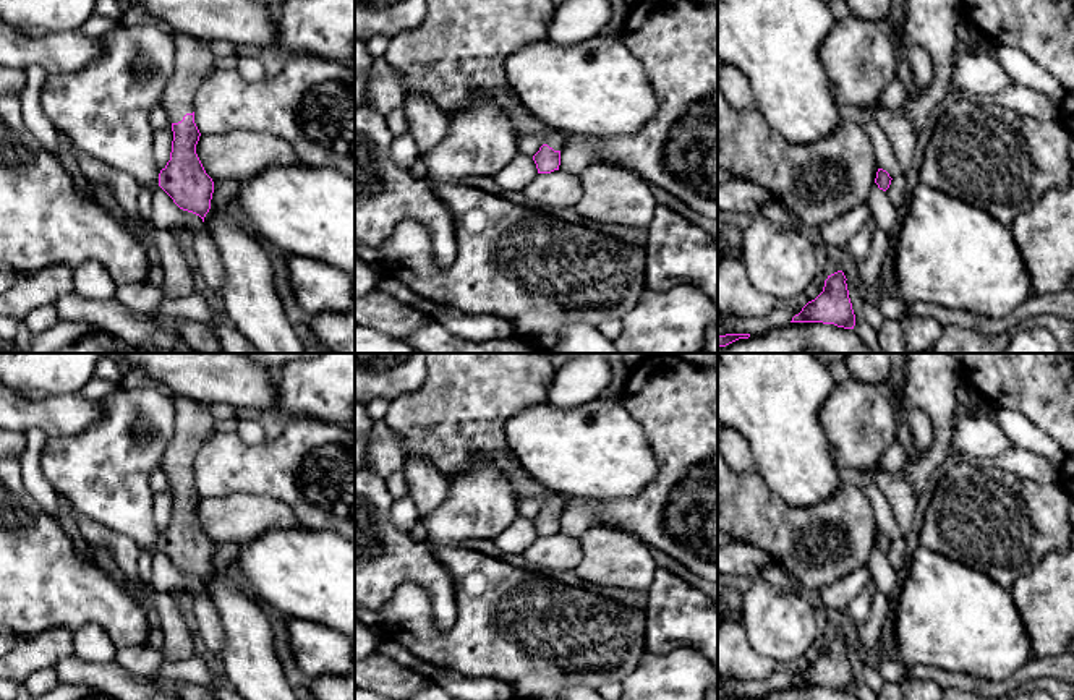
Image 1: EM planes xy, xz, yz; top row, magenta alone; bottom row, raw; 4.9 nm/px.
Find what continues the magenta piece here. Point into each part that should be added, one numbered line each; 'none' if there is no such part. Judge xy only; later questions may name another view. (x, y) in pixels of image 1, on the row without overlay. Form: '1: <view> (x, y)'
1: xy (195, 423)

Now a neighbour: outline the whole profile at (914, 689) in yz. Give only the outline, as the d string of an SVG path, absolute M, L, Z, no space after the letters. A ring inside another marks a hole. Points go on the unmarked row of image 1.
M914 676L901 684L904 700L941 700L943 689L930 679L917 679Z

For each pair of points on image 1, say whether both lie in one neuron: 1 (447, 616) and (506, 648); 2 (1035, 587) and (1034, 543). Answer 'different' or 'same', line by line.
1: different
2: different

